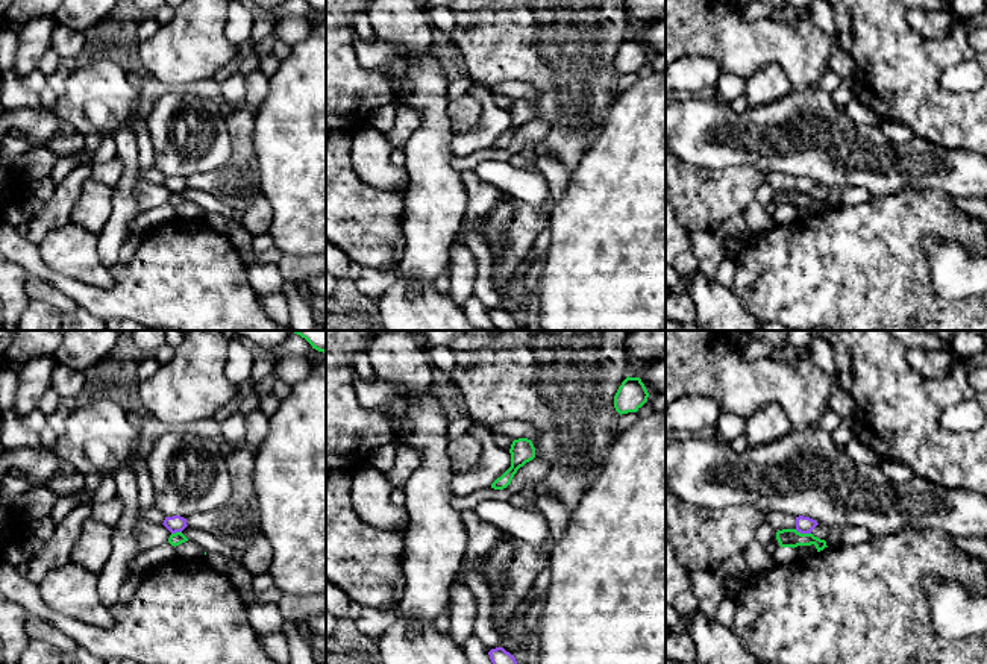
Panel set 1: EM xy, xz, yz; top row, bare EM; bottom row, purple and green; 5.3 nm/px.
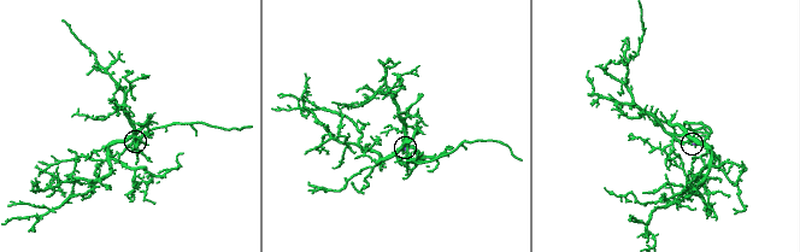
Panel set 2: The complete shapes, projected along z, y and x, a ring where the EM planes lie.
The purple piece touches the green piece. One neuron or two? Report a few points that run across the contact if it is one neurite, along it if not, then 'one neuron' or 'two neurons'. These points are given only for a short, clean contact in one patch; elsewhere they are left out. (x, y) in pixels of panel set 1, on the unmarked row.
line yz (795, 190), (810, 194); two neurons

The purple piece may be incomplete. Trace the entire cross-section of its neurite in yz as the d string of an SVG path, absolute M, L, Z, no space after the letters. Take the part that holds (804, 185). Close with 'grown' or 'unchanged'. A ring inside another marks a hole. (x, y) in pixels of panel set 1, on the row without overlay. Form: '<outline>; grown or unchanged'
M763 171L764 182L769 183L776 193L782 189L796 189L801 194L811 194L819 185L810 177L794 177L784 173Z; grown

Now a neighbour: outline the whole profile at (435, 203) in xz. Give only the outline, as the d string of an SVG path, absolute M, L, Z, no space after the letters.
M355 36L355 52L367 70L382 73L394 92L405 86L411 94L403 105L418 112L420 124L405 143L405 170L409 189L405 196L405 249L397 273L411 280L409 299L421 287L434 285L449 268L449 252L464 223L468 196L461 173L452 167L452 123L447 114L449 79L441 67L444 56L437 47L403 52L390 41ZM403 59L403 76L391 73L391 62Z

